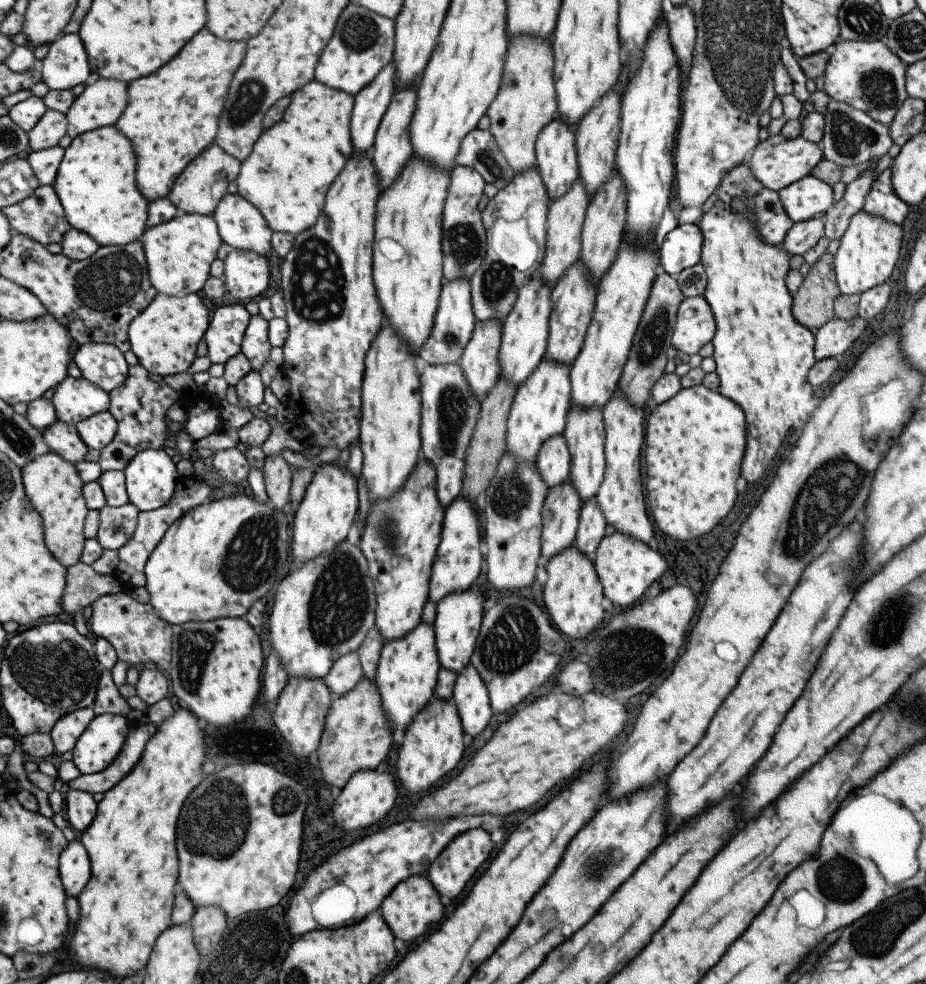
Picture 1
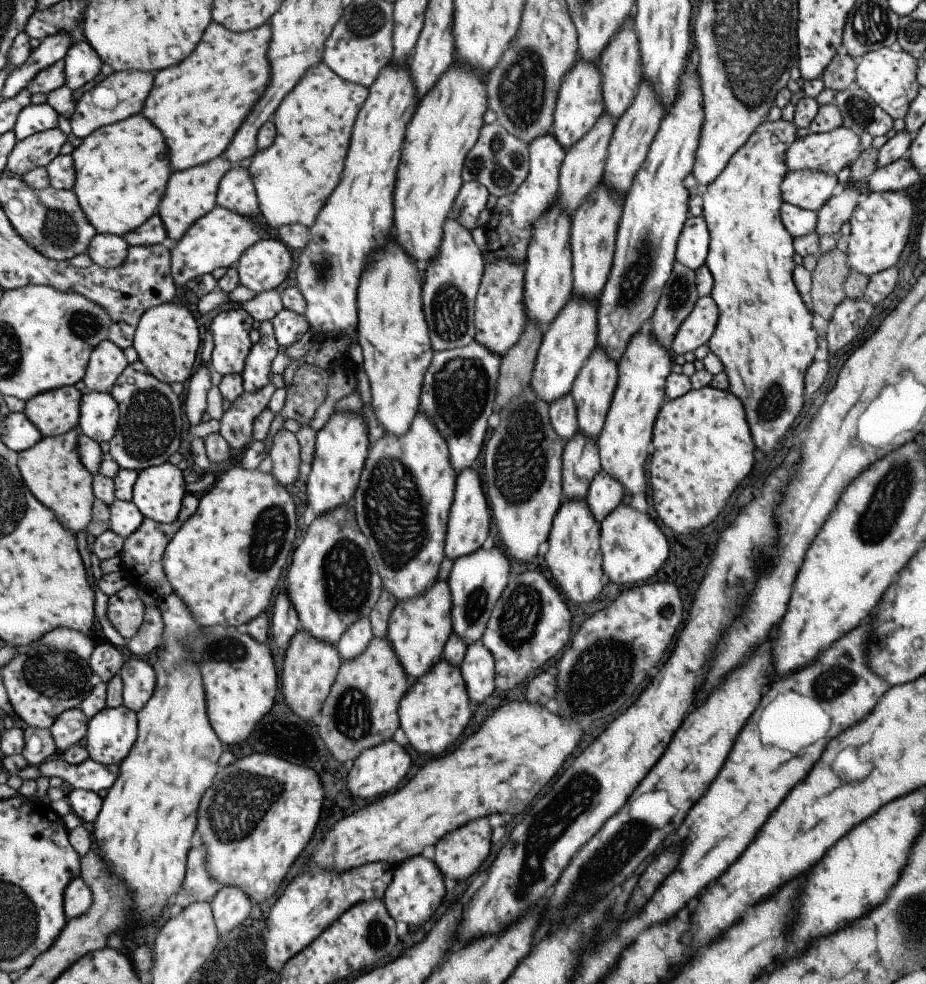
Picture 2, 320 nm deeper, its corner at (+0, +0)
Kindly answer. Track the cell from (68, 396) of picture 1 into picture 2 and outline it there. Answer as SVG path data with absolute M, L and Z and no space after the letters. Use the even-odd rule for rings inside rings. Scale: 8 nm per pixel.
M67 385L29 399L23 412L44 437L61 436L79 426L81 396L73 385Z

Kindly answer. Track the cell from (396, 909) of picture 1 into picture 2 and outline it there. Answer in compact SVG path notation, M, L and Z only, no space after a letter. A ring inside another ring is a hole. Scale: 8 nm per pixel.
M422 855L412 856L395 865L391 880L381 898L389 916L395 922L403 922L403 924L411 924L411 926L423 924L429 920L433 914L433 908L437 908L443 898L445 890L443 878L444 876L433 860Z

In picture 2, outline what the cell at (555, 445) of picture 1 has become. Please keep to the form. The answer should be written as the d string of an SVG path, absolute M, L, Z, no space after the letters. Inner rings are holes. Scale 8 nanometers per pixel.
M570 393L552 400L548 404L548 417L551 428L563 442L578 431L575 405Z

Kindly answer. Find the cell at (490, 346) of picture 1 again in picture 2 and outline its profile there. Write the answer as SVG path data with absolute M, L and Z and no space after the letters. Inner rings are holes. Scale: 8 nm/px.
M497 259L484 263L474 300L474 340L499 356L510 349L527 321L524 311L524 262Z

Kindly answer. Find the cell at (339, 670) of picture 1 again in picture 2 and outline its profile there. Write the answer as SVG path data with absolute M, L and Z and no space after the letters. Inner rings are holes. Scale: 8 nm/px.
M359 617L350 624L336 642L336 649L340 662L358 657L366 649L367 643L372 639L372 630L368 617Z

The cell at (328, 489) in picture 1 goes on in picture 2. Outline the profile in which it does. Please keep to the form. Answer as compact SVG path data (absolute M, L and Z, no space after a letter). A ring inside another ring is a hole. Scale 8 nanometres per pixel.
M333 411L327 422L315 433L314 451L312 454L310 471L306 478L306 498L307 505L311 506L315 516L330 511L332 508L343 504L351 504L351 498L354 495L360 472L363 470L364 462L367 456L367 434L365 433L365 421L361 411Z

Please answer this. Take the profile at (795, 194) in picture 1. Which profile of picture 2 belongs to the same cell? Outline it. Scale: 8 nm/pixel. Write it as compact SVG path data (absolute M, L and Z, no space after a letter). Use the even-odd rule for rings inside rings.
M810 170L787 171L780 184L783 203L818 211L837 191L835 175Z

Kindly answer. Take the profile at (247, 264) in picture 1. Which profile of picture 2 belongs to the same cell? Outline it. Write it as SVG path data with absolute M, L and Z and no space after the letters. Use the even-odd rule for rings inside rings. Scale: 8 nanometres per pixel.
M269 236L252 244L235 264L239 285L259 294L279 286L291 268L290 250Z

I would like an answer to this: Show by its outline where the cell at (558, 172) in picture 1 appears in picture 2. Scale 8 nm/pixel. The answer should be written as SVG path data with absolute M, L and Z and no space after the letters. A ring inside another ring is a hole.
M577 57L566 74L563 75L559 85L554 104L553 124L550 128L551 134L566 150L593 126L593 123L603 111L600 72L592 62L585 62Z

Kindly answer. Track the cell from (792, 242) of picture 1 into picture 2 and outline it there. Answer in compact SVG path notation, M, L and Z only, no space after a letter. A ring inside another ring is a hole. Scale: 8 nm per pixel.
M855 187L837 190L817 211L815 234L819 236L838 232L839 226L849 220L852 210L862 197Z

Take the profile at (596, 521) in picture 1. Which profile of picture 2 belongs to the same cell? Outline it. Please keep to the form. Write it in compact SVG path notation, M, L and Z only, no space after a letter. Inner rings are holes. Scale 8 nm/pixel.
M600 470L589 483L584 501L587 503L593 518L600 520L609 514L621 502L624 495L623 485Z

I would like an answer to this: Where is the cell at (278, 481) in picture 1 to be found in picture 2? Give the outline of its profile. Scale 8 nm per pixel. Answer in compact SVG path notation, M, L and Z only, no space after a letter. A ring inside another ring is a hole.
M284 427L280 428L272 437L268 455L271 459L273 478L286 488L290 488L298 475L300 463L300 448L295 433Z

